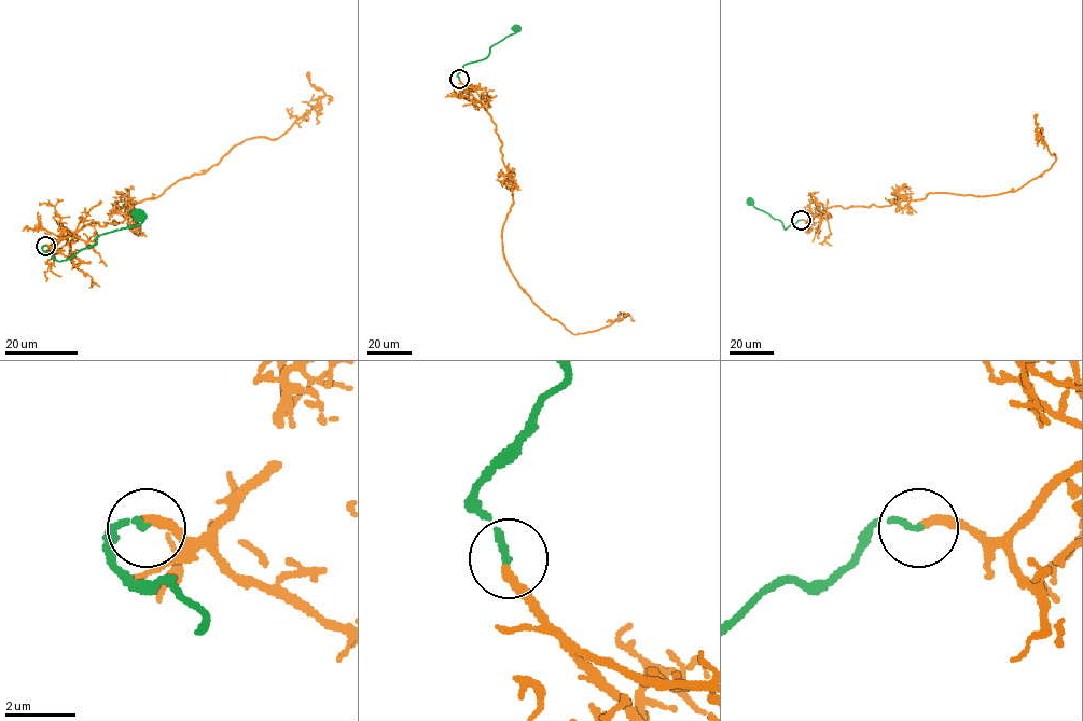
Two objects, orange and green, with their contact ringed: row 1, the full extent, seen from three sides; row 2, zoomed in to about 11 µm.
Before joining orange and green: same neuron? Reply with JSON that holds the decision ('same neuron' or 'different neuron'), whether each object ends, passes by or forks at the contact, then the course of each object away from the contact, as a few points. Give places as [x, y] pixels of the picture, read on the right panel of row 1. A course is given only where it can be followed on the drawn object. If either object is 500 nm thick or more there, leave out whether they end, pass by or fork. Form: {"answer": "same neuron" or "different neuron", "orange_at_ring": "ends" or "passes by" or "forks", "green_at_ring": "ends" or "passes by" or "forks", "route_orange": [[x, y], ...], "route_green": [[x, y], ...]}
{"answer": "same neuron", "orange_at_ring": "ends", "green_at_ring": "ends", "route_orange": [[801, 220], [832, 206], [890, 206], [930, 193], [1015, 191], [1056, 160], [1037, 132], [1037, 113]], "route_green": [[801, 220], [785, 229], [780, 221], [749, 202]]}

